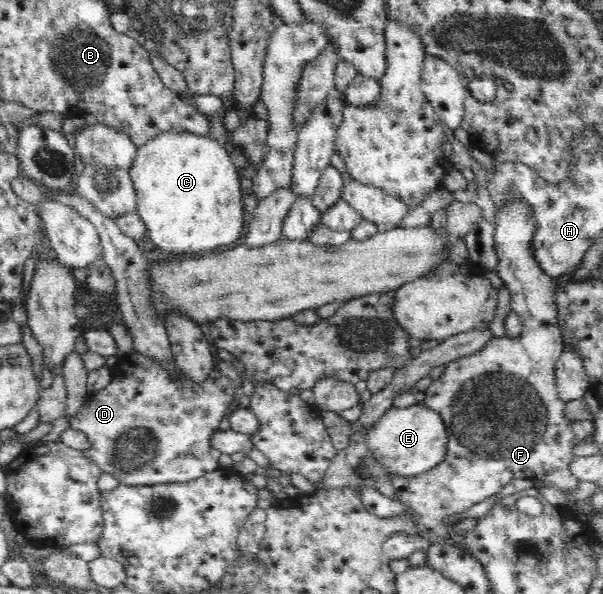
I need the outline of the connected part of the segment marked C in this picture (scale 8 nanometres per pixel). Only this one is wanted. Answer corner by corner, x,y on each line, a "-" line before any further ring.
162,132
138,148
129,176
135,189
135,209
145,224
150,241
156,245
156,255
162,249
174,253
198,253
216,249
218,245
228,247
242,235
244,205
239,171
231,159
226,149
209,135
190,132

